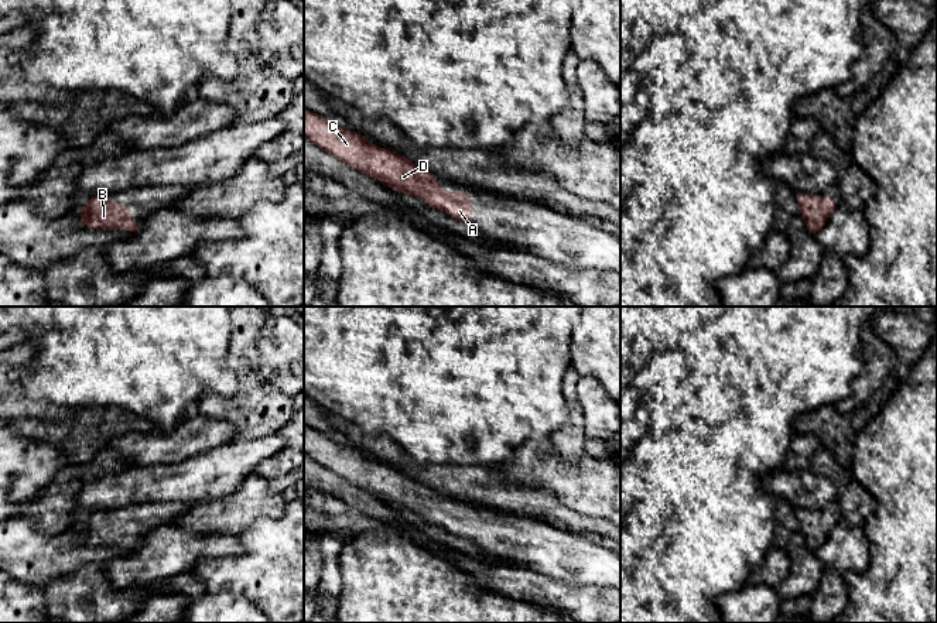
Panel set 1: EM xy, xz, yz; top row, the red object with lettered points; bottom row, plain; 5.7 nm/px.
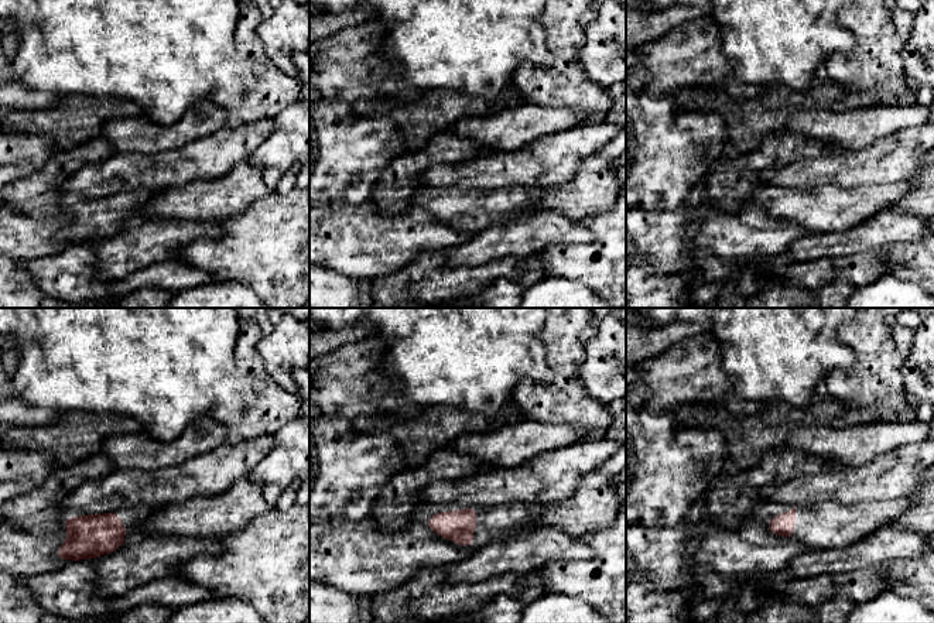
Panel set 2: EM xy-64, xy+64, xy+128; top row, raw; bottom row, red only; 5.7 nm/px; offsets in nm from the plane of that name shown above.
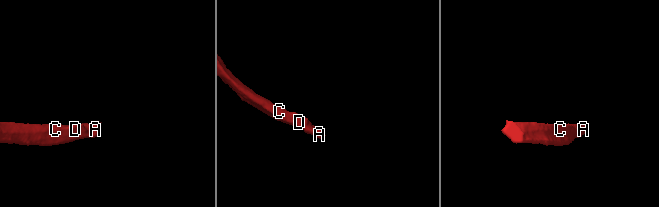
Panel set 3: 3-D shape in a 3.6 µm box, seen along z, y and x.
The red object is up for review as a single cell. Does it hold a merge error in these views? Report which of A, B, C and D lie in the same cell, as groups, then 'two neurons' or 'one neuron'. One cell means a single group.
groups A B C D; one neuron

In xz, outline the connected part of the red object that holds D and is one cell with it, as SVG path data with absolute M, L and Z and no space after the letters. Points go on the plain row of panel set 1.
M304 424L304 453L353 486L366 490L399 510L420 513L432 524L472 540L472 509L440 506L437 492L391 466L377 463L359 449L341 445Z

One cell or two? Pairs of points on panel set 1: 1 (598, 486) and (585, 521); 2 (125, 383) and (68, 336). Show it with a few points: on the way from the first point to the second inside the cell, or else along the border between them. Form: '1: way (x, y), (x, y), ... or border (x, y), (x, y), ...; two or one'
1: border (558, 499), (575, 512), (598, 516), (605, 520); two
2: way (110, 369), (82, 341); one

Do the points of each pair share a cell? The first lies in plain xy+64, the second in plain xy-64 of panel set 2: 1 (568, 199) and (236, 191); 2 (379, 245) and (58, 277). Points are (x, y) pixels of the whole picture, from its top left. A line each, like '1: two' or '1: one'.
1: one
2: two

